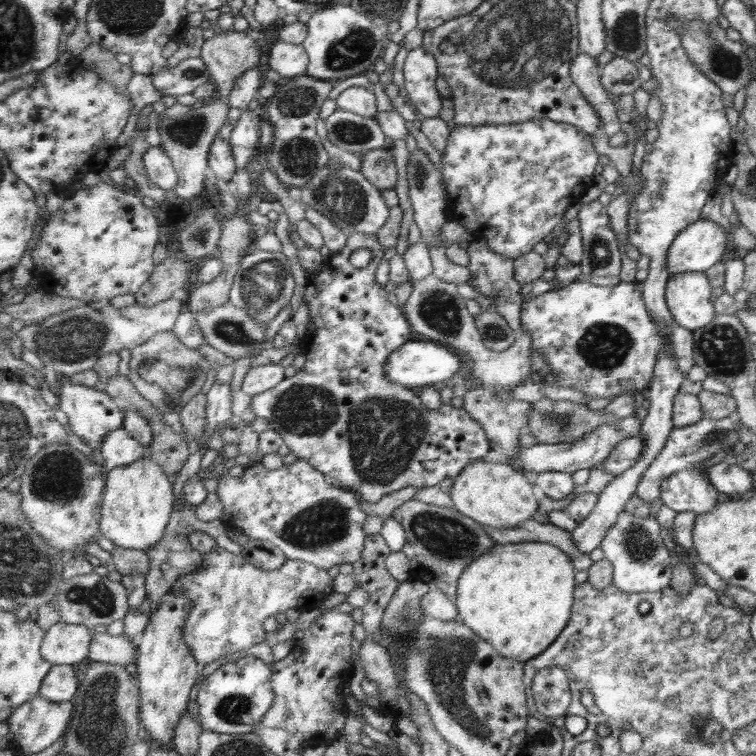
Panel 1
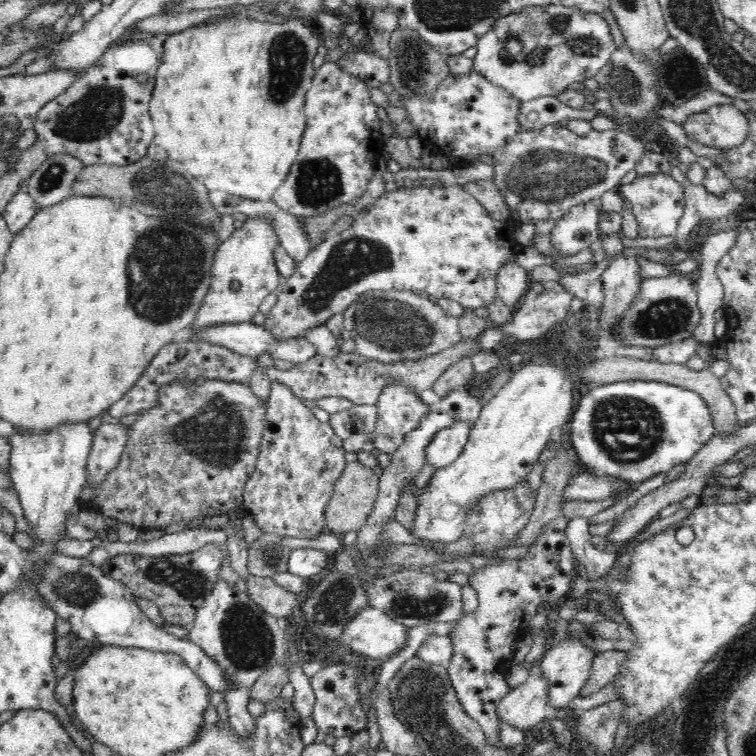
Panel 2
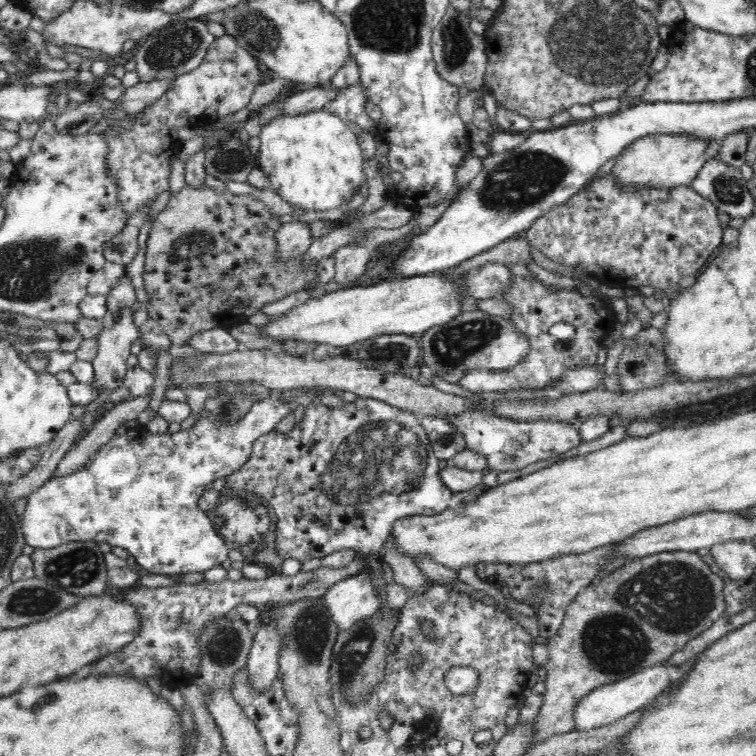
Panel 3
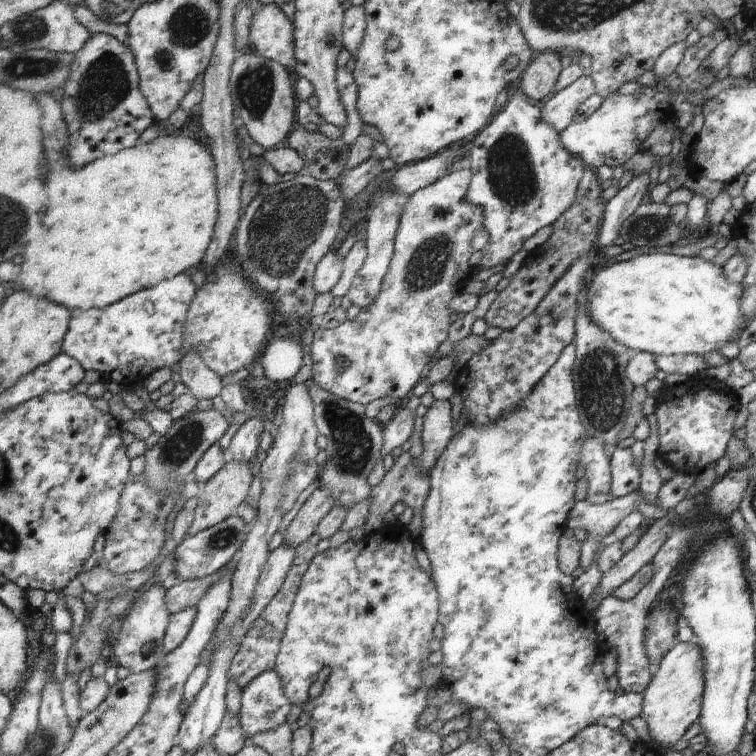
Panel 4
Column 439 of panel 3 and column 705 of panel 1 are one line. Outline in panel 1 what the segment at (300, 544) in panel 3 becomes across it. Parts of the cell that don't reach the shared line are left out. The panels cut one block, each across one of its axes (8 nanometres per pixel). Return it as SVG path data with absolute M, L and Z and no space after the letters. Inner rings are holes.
M703 458L699 462L689 464L685 470L673 472L669 478L675 478L679 482L681 494L671 494L671 490L665 488L661 492L661 502L677 514L693 512L695 516L701 516L711 512L719 504L719 490L711 484L707 474L707 470L713 466L705 466L705 470L701 466L707 460L709 458Z

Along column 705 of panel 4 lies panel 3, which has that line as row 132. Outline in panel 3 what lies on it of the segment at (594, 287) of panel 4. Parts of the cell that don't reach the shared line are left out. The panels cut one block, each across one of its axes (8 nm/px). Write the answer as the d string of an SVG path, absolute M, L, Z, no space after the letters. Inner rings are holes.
M320 110L294 118L272 120L260 134L260 166L272 190L306 212L340 210L358 190L368 186L366 162L358 136L336 116Z

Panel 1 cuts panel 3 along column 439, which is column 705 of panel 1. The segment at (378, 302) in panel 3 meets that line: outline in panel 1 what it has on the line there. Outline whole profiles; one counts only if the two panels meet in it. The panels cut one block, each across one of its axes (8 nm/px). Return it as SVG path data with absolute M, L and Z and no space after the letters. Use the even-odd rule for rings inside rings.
M683 272L669 276L665 302L673 314L675 326L681 326L689 332L695 332L717 318L715 304L711 300L711 286L703 272Z

